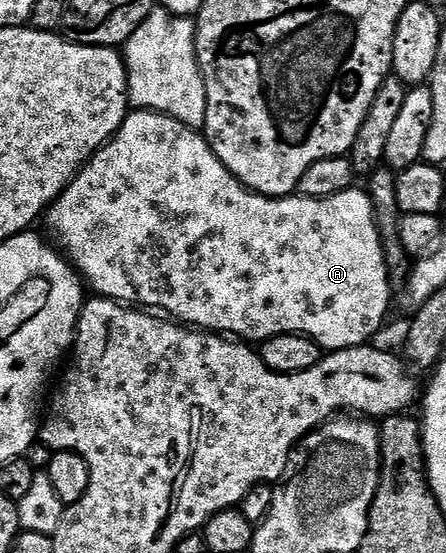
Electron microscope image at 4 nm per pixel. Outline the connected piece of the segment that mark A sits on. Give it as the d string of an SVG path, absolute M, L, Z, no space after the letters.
M133 110L125 117L113 139L82 166L73 181L62 190L60 198L49 205L43 216L43 224L49 227L48 235L54 241L61 240L60 247L64 255L77 269L82 281L92 291L93 288L97 291L94 293L98 297L116 300L126 306L141 305L149 310L160 310L186 326L224 334L229 338L240 338L245 342L264 342L279 334L298 332L301 336L310 336L322 350L338 352L344 348L360 348L372 341L369 339L385 324L385 315L389 312L389 296L391 297L384 246L376 228L376 218L373 217L372 198L368 191L361 189L360 192L359 188L354 186L346 192L322 200L296 194L280 198L259 196L256 192L250 192L229 173L227 166L219 162L198 129L189 128L183 122L161 112Z

